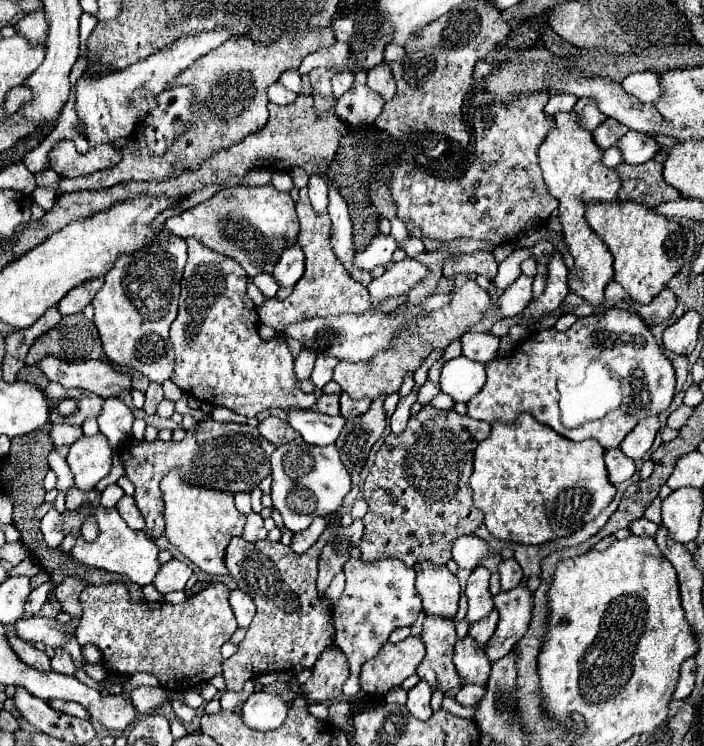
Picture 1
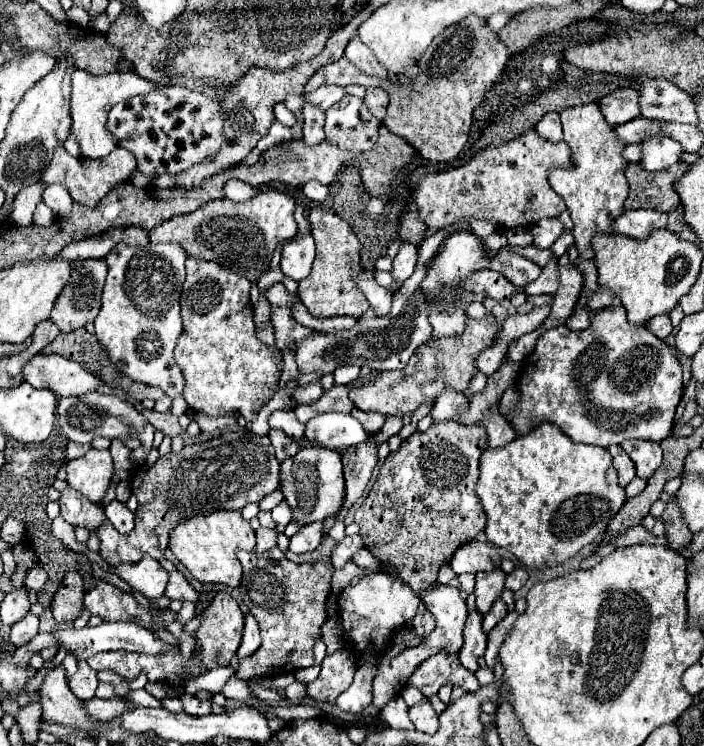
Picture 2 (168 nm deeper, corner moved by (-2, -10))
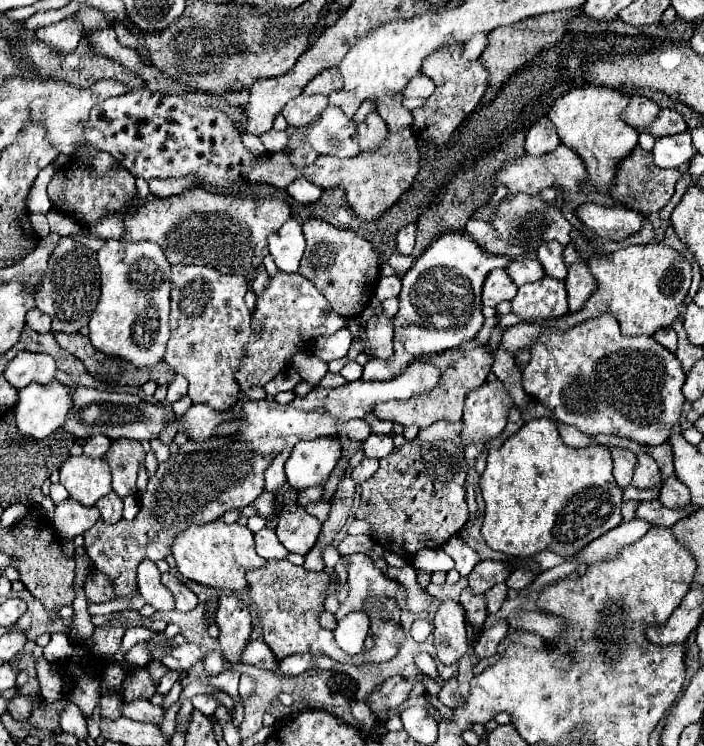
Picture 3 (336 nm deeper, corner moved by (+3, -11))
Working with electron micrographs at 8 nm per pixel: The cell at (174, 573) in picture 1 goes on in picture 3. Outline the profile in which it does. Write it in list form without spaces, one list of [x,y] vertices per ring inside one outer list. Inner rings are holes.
[[[164,573],[162,583],[174,593],[176,611],[192,611],[198,605],[198,597],[174,573]]]

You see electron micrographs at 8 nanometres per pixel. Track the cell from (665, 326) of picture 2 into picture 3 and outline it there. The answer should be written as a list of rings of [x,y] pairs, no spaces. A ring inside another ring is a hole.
[[[666,327],[666,329],[662,329],[662,331],[658,331],[656,335],[654,335],[654,339],[662,345],[662,347],[666,347],[668,351],[676,351],[676,333],[674,333],[674,329],[672,327]]]

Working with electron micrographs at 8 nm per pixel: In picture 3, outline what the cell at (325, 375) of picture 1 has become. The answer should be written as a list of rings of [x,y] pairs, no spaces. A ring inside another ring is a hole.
[[[350,361],[350,363],[348,363],[340,373],[344,375],[346,381],[356,381],[356,379],[362,377],[362,365],[356,363],[356,361]]]

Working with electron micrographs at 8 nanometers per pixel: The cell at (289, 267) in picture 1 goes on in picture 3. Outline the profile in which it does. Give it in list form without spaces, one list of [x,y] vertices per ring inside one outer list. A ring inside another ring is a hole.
[[[288,219],[276,233],[268,237],[268,249],[274,257],[278,269],[286,273],[296,273],[302,259],[306,239],[302,235],[302,225],[294,219]]]

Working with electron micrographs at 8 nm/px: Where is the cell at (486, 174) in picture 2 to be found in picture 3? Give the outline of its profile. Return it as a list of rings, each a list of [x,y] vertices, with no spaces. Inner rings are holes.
[[[566,145],[556,147],[552,153],[546,153],[542,157],[534,157],[534,155],[522,155],[516,161],[506,163],[498,177],[492,181],[494,187],[498,185],[506,185],[508,193],[528,193],[528,195],[536,195],[540,191],[544,191],[546,187],[562,187],[566,191],[578,191],[582,181],[586,181],[586,165],[582,163],[582,159]]]

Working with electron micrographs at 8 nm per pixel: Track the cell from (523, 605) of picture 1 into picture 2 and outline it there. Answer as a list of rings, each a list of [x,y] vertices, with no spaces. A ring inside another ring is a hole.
[[[511,610],[511,612],[489,632],[489,636],[487,636],[487,652],[485,652],[485,662],[487,662],[489,668],[495,666],[497,656],[499,656],[499,648],[501,648],[501,644],[505,642],[505,636],[513,630],[517,616],[519,616],[519,614],[517,614],[515,610]]]

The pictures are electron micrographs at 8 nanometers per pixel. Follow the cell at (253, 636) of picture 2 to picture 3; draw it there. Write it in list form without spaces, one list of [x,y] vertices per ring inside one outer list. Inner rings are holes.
[[[250,641],[242,653],[242,663],[250,663],[270,671],[276,671],[280,665],[280,661],[274,659],[274,653],[270,651],[270,647],[266,647],[264,641]]]

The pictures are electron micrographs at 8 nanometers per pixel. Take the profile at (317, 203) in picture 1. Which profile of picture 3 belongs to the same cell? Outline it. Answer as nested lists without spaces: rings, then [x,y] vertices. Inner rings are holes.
[[[296,179],[296,181],[292,181],[288,187],[286,187],[286,191],[288,191],[288,195],[294,199],[294,201],[298,201],[298,203],[314,203],[318,197],[320,197],[320,193],[322,193],[322,189],[318,189],[318,187],[314,187],[310,181],[306,181],[306,179]]]

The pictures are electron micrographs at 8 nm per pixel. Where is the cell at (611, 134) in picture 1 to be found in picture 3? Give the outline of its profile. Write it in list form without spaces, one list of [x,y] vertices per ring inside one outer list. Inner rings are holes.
[[[664,109],[664,111],[660,111],[660,115],[654,119],[652,125],[648,125],[648,127],[644,127],[640,131],[650,131],[656,137],[676,135],[676,133],[686,131],[686,121],[684,121],[684,117],[678,111]]]

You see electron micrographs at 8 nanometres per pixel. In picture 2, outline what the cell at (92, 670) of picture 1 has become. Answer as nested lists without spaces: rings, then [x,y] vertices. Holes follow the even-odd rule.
[[[79,662],[77,672],[67,680],[71,692],[79,698],[79,700],[91,700],[95,696],[95,688],[99,684],[97,680],[97,672],[93,668],[89,668],[87,662]]]

